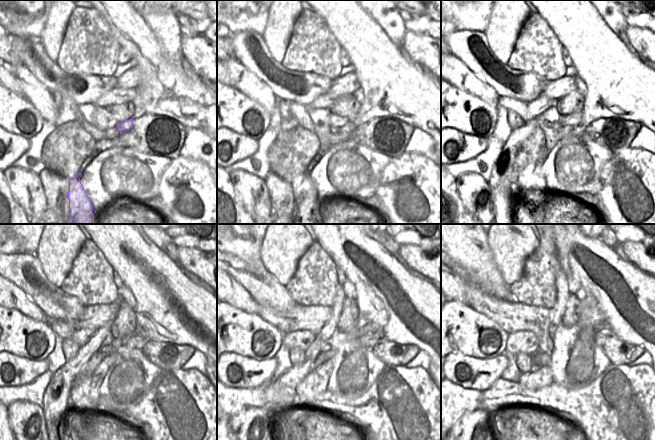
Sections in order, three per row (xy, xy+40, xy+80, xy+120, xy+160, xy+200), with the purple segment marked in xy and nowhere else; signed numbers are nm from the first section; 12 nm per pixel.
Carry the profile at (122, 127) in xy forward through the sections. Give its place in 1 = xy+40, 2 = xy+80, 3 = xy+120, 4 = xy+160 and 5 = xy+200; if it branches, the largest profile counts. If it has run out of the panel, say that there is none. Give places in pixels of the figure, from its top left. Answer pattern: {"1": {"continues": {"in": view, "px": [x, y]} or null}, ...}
{"1": {"continues": {"in": "xy+40", "px": [344, 132]}}, "2": {"continues": {"in": "xy+80", "px": [561, 134]}}, "3": {"continues": {"in": "xy+120", "px": [84, 394]}}, "4": {"continues": {"in": "xy+160", "px": [315, 383]}}, "5": {"continues": {"in": "xy+200", "px": [538, 378]}}}

